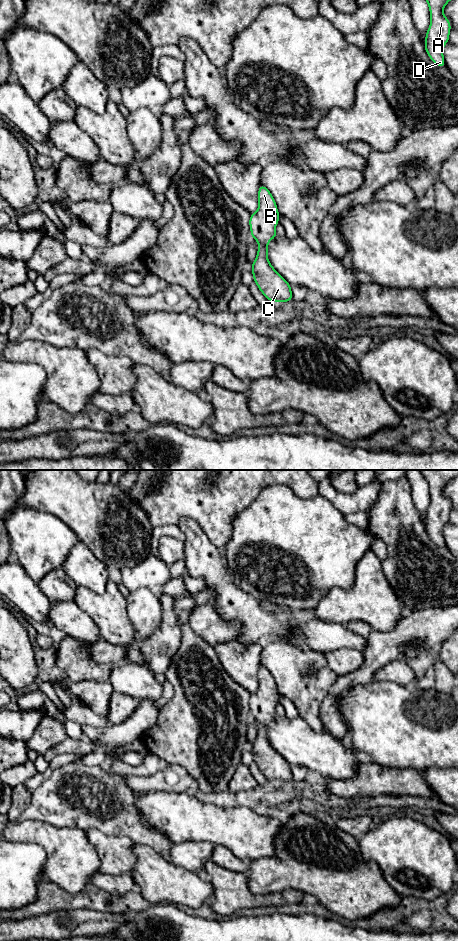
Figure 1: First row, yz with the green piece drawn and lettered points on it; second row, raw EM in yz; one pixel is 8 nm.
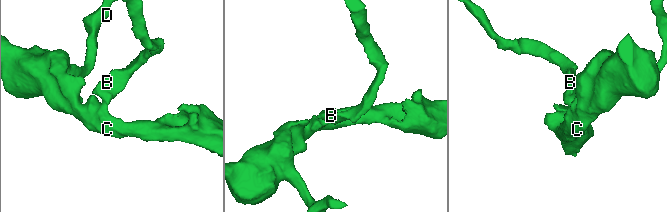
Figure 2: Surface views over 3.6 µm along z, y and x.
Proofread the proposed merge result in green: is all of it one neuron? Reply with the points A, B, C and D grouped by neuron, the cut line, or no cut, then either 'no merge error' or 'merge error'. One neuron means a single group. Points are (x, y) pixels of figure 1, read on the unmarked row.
A B C D; no cut; no merge error

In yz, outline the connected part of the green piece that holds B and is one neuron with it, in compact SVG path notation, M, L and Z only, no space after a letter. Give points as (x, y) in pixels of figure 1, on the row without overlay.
M262 664L258 670L259 688L251 694L249 705L252 719L258 721L258 732L251 746L254 762L267 781L287 782L293 780L291 765L268 741L268 722L276 718L276 704L280 695L270 671Z

